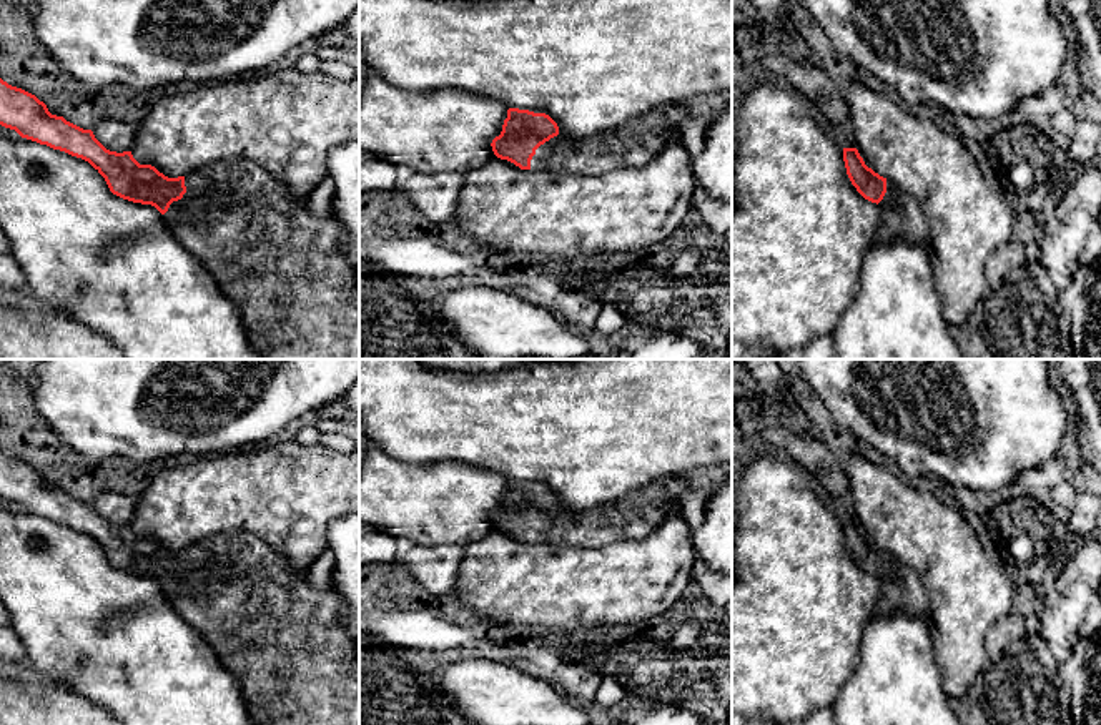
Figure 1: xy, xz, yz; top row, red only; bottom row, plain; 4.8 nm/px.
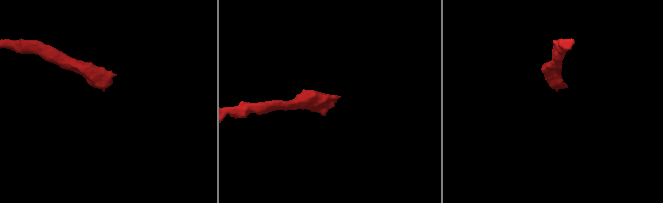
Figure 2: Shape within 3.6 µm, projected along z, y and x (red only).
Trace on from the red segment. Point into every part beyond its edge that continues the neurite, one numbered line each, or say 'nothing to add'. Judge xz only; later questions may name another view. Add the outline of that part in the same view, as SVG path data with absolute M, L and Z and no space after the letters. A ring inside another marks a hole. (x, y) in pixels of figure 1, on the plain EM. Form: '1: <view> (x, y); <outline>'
1: xz (632, 517); M657 479L627 496L590 509L559 506L536 522L531 542L554 542L569 547L600 547L617 540L640 540L669 515L670 504L687 492L687 481Z

